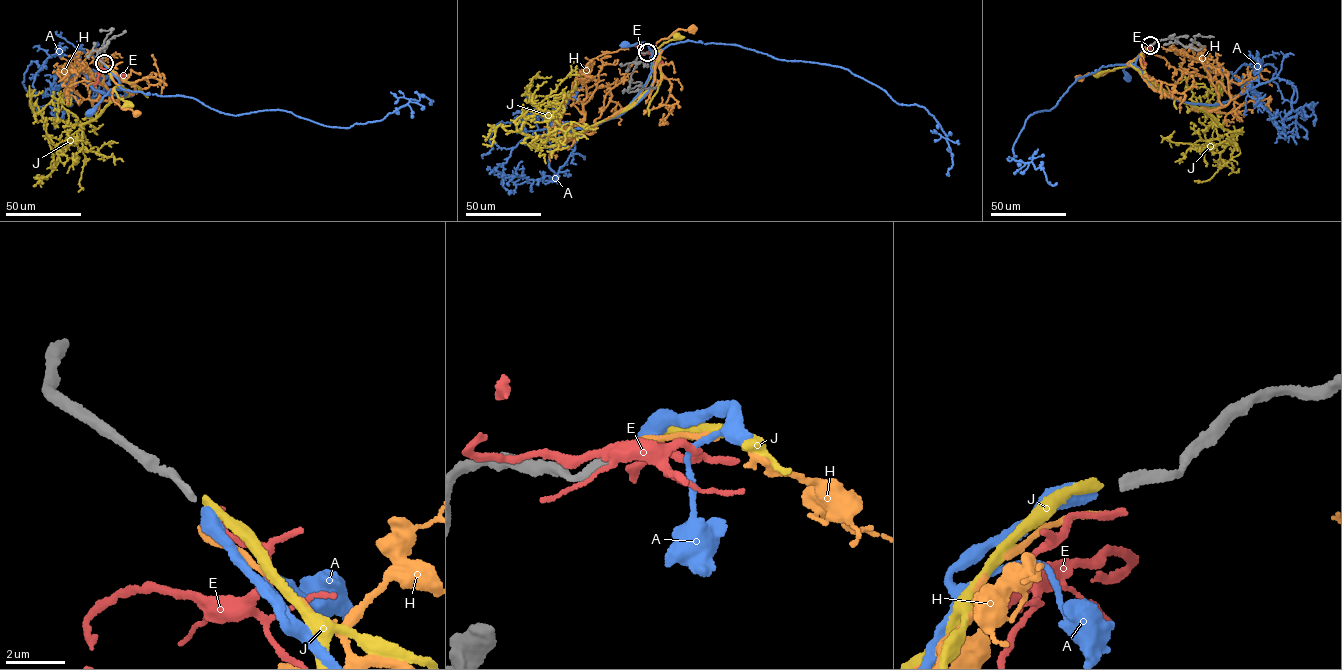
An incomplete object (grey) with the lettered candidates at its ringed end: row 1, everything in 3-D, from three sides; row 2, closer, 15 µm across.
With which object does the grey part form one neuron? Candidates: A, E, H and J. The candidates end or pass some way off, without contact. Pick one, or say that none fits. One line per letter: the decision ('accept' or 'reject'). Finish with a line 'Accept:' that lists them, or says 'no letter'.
A: accept
E: reject
H: reject
J: reject
Accept: A

